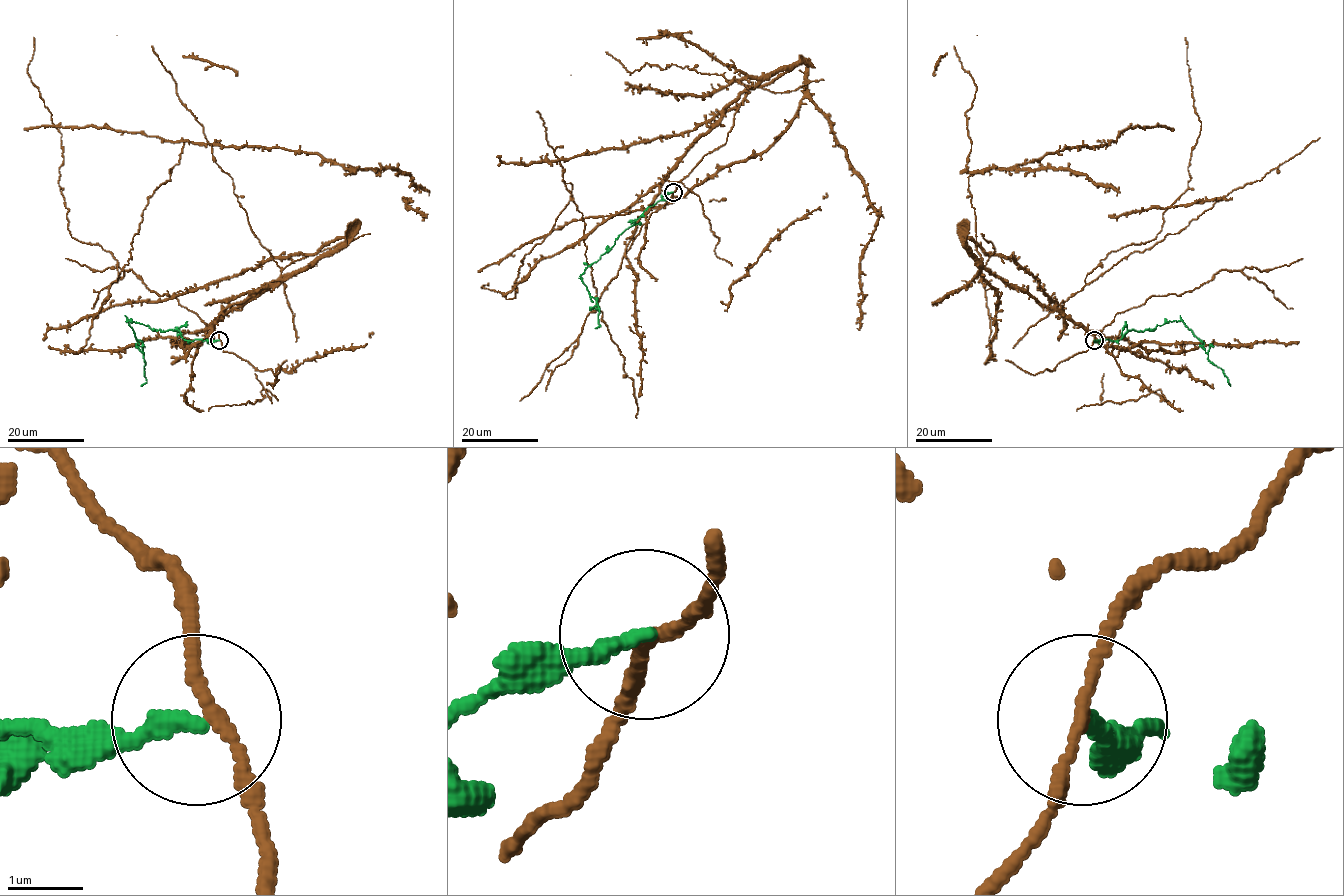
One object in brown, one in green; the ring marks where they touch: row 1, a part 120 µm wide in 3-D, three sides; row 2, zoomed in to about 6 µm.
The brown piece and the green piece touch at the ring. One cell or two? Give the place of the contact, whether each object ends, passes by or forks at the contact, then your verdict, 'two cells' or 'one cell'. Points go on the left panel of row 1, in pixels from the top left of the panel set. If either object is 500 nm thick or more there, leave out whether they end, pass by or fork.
(219, 340) | brown passes by | green ends | two cells

